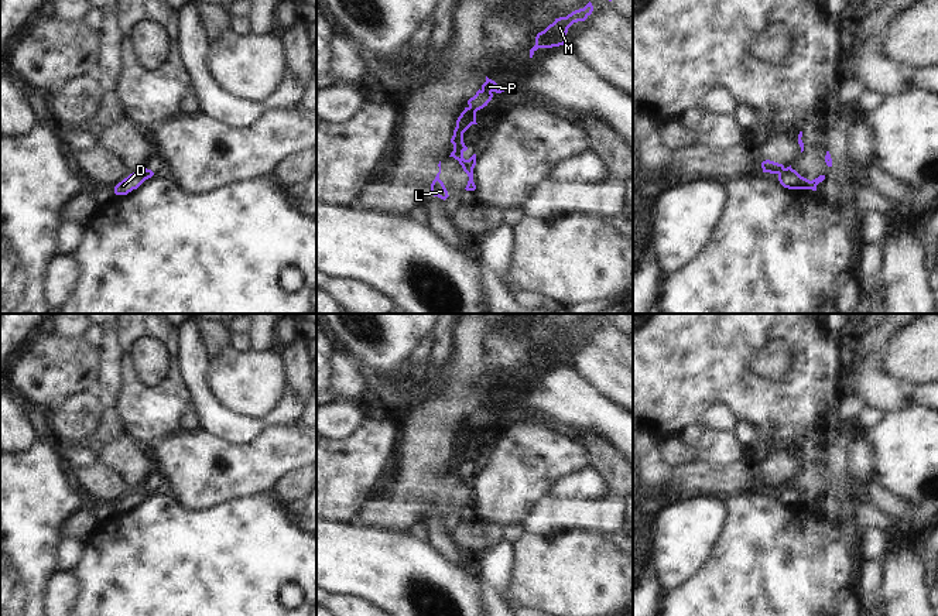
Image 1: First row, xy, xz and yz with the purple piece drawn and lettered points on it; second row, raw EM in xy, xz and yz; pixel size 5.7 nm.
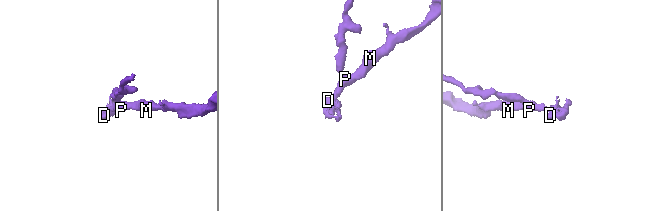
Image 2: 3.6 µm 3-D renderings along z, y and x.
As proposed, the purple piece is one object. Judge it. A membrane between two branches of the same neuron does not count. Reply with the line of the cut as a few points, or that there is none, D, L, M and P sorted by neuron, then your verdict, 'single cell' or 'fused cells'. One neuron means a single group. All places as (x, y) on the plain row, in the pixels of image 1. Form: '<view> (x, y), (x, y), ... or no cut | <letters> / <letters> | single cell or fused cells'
xz (462, 458), (454, 462) | D L / M P | fused cells

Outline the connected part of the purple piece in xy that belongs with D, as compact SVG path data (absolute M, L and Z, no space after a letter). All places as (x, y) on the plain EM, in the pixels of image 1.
M140 485L136 489L130 490L121 499L114 503L116 511L127 511L133 506L137 506L146 496L151 494L154 489L147 485Z

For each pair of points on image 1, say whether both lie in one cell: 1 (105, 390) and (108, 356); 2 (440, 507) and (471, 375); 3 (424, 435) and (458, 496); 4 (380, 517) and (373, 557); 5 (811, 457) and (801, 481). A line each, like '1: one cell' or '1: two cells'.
1: one cell
2: one cell
3: one cell
4: two cells
5: one cell

